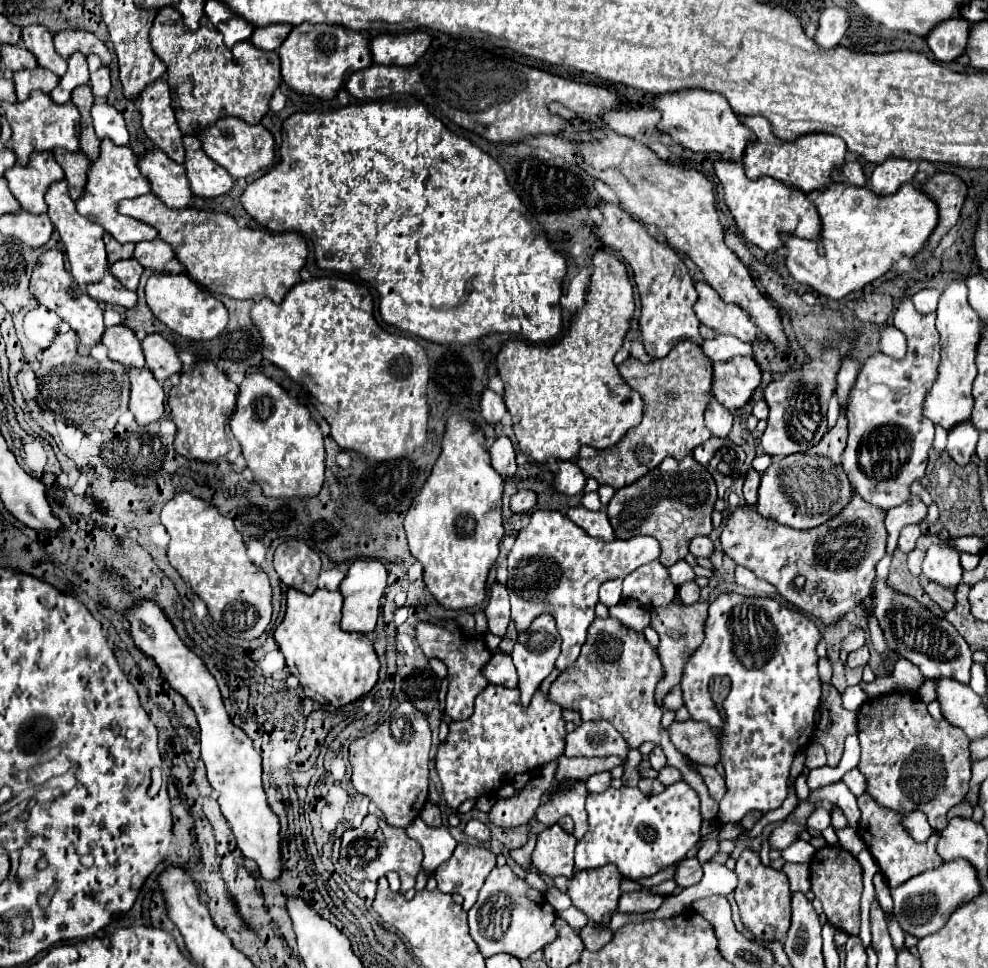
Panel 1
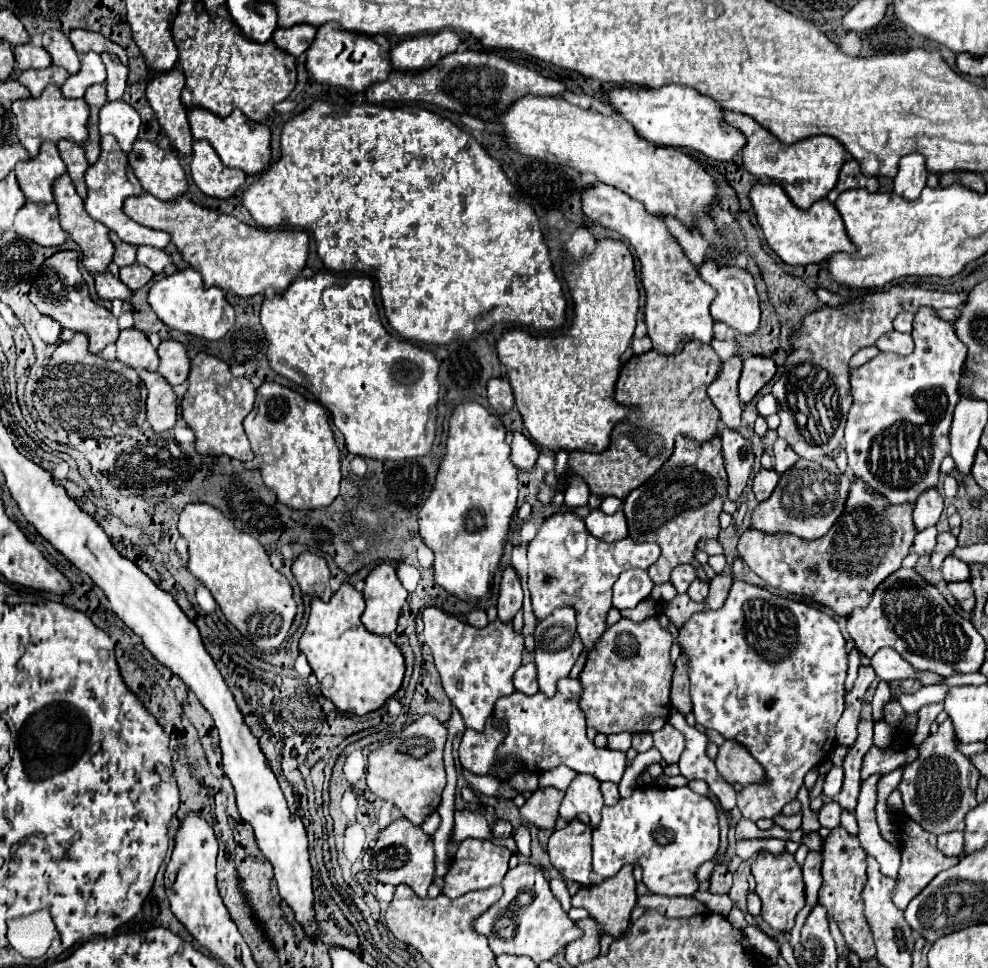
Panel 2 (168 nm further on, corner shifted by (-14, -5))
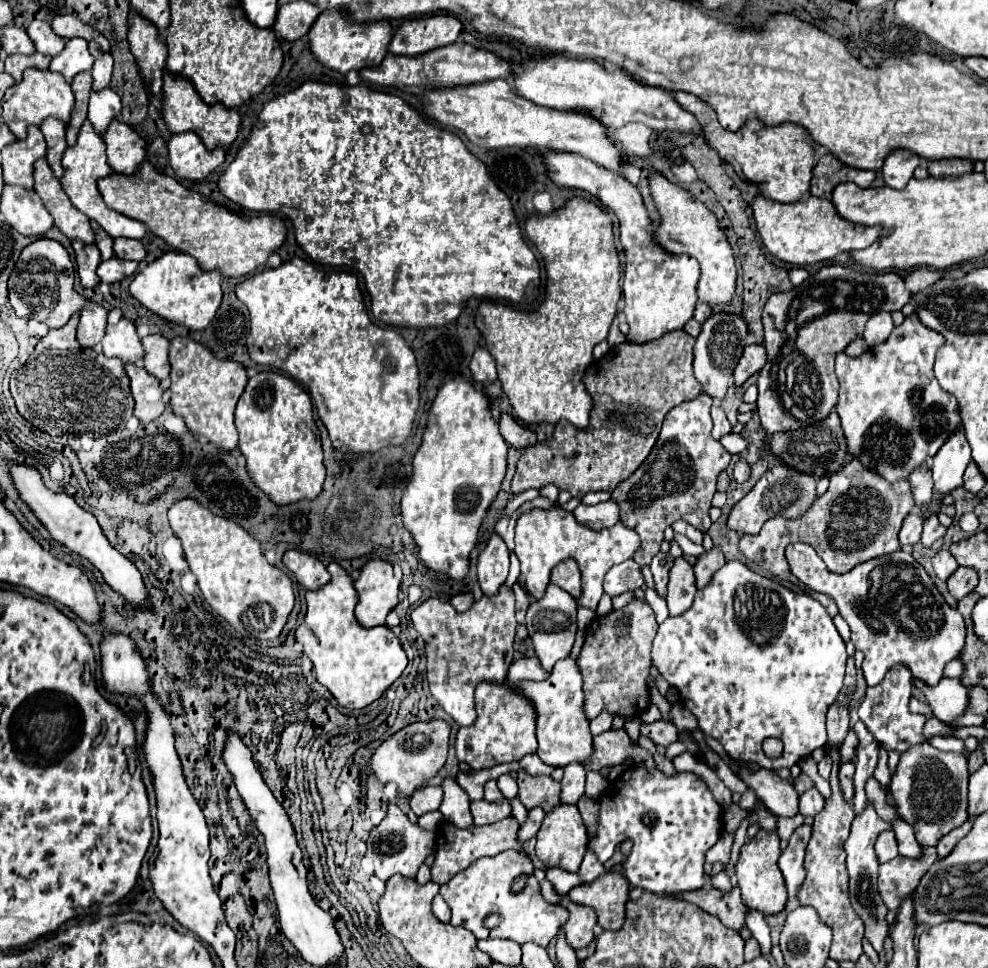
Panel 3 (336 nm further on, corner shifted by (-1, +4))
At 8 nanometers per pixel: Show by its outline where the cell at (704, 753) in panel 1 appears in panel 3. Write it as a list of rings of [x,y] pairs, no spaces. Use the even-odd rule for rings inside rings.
[[[745,763],[741,765],[741,779],[755,789],[757,797],[767,805],[767,809],[777,817],[793,817],[799,813],[799,793],[791,781],[777,777],[771,769],[759,769],[751,773]]]

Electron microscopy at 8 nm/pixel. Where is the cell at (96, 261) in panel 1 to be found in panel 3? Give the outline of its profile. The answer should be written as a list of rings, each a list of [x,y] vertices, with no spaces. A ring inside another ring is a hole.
[[[39,159],[35,163],[35,191],[41,197],[45,209],[53,215],[55,227],[67,235],[69,239],[79,239],[83,243],[93,243],[93,231],[89,227],[89,217],[81,215],[77,211],[69,197],[65,195],[59,179],[53,175],[51,167],[47,165],[45,159]]]

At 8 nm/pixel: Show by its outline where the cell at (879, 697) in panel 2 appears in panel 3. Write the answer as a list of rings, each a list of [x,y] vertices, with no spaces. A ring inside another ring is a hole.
[[[805,543],[787,547],[791,573],[813,591],[831,595],[839,605],[839,615],[851,627],[855,649],[863,651],[863,675],[867,685],[877,685],[885,671],[897,663],[909,665],[911,673],[933,685],[941,679],[947,661],[955,659],[965,643],[965,623],[957,609],[951,609],[933,585],[927,571],[913,555],[895,551],[855,565],[849,573],[831,573],[823,559]]]

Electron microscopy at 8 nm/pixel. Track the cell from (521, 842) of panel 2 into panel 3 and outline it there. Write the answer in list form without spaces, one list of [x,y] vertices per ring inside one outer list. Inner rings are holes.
[[[489,779],[484,786],[484,799],[489,802],[493,802],[503,798],[501,791],[497,789],[497,781],[495,779]]]

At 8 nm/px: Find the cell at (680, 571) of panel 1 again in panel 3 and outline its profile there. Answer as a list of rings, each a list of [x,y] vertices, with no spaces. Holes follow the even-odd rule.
[[[659,553],[651,561],[651,571],[653,571],[653,579],[655,579],[655,591],[663,599],[667,595],[667,577],[669,577],[671,567],[673,567],[673,557],[669,553]]]

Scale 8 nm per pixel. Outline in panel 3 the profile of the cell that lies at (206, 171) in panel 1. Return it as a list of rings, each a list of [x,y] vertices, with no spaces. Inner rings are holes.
[[[187,131],[171,137],[169,161],[179,177],[201,181],[225,161],[225,149],[215,147],[211,151],[201,143],[201,139],[195,133]]]

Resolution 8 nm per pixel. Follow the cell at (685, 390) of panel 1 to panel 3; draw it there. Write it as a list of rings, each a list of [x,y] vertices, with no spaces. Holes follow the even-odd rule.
[[[679,329],[645,345],[621,343],[617,347],[611,347],[611,351],[603,359],[591,363],[583,375],[585,389],[593,399],[589,425],[585,429],[577,429],[571,427],[567,421],[561,421],[555,425],[551,439],[525,447],[523,455],[519,457],[517,471],[511,479],[511,491],[541,489],[553,483],[559,489],[565,489],[573,497],[581,499],[589,491],[613,491],[617,483],[633,475],[651,453],[665,415],[683,401],[695,399],[701,391],[701,385],[693,375],[693,345],[695,339]]]

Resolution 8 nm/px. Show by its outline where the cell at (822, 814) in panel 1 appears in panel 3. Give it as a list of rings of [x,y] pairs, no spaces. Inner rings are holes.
[[[811,787],[811,789],[807,789],[803,795],[801,795],[801,799],[799,799],[799,813],[801,815],[817,815],[821,809],[823,809],[823,805],[825,805],[825,799],[823,799],[823,795],[817,791],[817,787]]]

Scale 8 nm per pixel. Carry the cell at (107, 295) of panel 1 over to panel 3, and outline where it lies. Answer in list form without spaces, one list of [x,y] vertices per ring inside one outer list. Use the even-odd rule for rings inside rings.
[[[73,241],[73,251],[75,251],[77,273],[81,277],[81,285],[83,287],[95,287],[99,283],[95,269],[101,261],[97,247],[95,245],[85,245],[83,241]]]

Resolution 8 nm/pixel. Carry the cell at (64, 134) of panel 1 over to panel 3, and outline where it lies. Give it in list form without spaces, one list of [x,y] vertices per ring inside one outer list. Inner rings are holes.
[[[25,69],[23,79],[5,91],[3,121],[15,133],[17,139],[23,139],[27,135],[27,127],[39,125],[45,117],[57,117],[63,123],[67,123],[71,109],[73,109],[73,103],[75,103],[75,97],[73,97],[71,85],[63,79],[61,73],[53,73],[49,69],[47,71]]]

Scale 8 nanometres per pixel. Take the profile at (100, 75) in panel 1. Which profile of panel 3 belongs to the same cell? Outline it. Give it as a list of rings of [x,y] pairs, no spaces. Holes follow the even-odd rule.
[[[95,41],[89,43],[89,51],[95,57],[95,63],[93,63],[93,69],[91,69],[91,75],[93,75],[93,91],[101,91],[101,89],[105,89],[111,83],[113,57],[111,57],[111,53],[101,51],[99,43],[95,43]]]

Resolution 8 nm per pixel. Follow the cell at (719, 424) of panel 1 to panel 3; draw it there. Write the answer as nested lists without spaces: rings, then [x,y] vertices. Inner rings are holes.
[[[713,313],[709,319],[705,319],[705,323],[701,325],[701,335],[695,341],[695,361],[693,361],[693,369],[695,369],[695,377],[701,383],[703,391],[707,395],[711,395],[713,399],[723,399],[727,387],[733,383],[733,369],[743,353],[745,347],[745,339],[749,335],[747,323],[741,315],[737,313]]]

